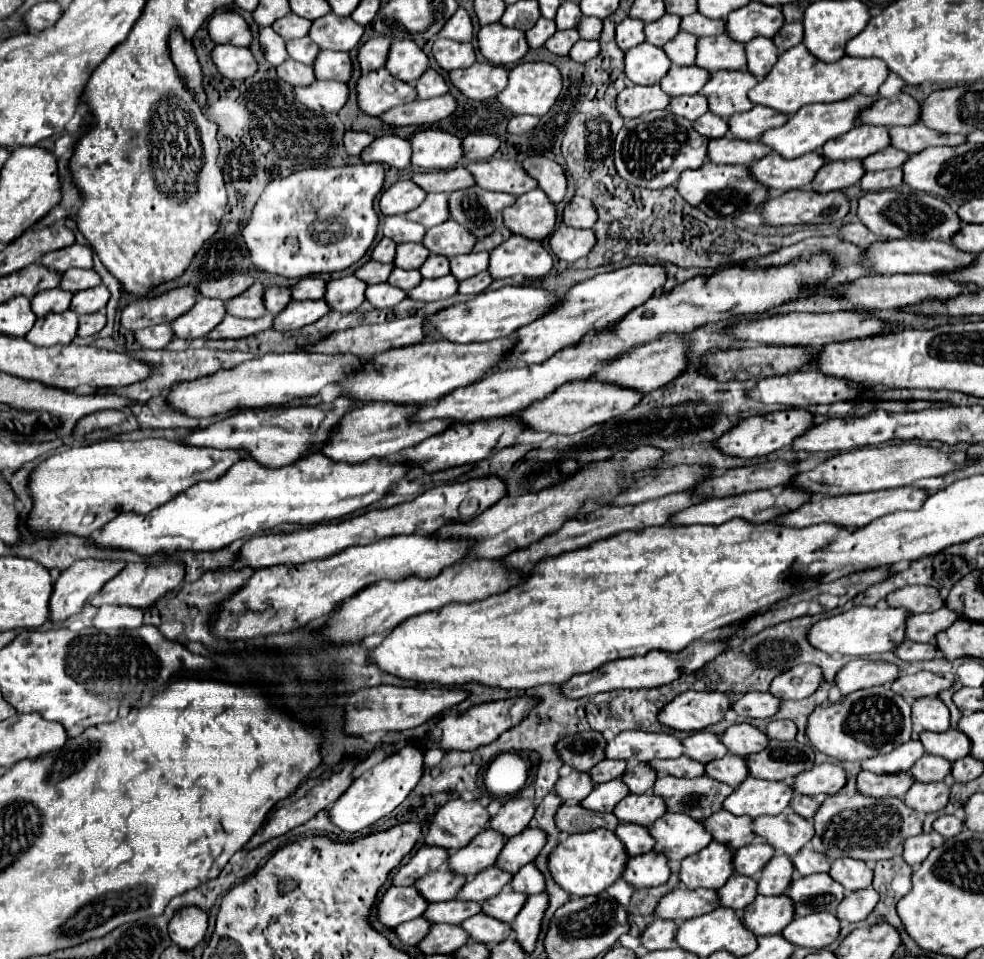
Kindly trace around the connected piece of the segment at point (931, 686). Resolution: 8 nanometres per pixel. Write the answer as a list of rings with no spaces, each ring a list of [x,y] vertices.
[[[921,671],[915,675],[901,675],[895,683],[891,683],[891,689],[909,701],[915,701],[919,697],[937,697],[941,691],[951,689],[953,683],[955,681],[951,677]]]

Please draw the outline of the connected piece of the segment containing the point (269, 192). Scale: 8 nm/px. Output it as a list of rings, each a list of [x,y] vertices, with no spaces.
[[[359,163],[333,169],[303,169],[294,171],[289,177],[271,181],[257,201],[253,215],[243,231],[243,239],[251,251],[253,263],[267,273],[283,275],[289,279],[349,269],[367,253],[375,241],[379,215],[373,209],[373,201],[375,195],[383,189],[383,177],[383,165]]]

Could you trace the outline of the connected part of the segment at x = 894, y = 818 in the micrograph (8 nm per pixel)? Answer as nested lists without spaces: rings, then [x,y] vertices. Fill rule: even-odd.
[[[829,795],[825,803],[813,817],[815,837],[811,845],[815,851],[825,853],[829,861],[839,857],[853,857],[863,861],[879,861],[879,859],[893,859],[903,853],[903,843],[923,833],[923,821],[919,813],[911,807],[905,807],[905,801],[899,797],[869,797],[869,795]]]

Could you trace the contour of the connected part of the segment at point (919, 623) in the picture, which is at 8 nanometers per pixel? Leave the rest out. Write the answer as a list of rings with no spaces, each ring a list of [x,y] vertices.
[[[947,607],[933,611],[933,613],[909,615],[909,619],[907,619],[907,639],[933,643],[933,635],[937,635],[937,631],[945,631],[945,627],[953,625],[957,619],[959,619],[957,613],[949,611]]]

